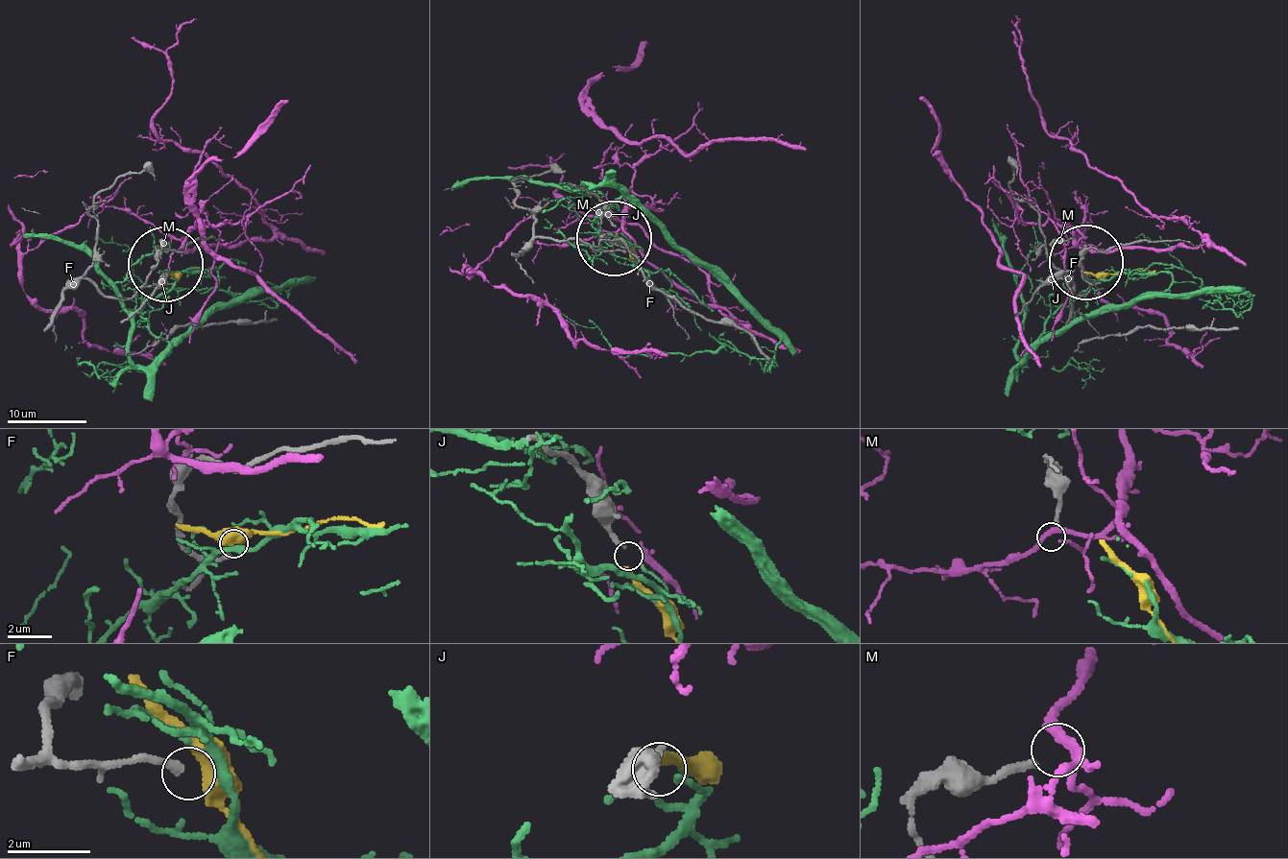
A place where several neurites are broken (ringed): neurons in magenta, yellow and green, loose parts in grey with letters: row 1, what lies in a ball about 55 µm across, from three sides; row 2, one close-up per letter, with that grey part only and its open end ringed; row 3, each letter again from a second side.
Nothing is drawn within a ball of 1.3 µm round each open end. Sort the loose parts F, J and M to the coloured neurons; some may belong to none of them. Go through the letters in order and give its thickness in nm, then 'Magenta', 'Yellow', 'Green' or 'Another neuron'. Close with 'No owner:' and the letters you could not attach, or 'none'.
F: Thickness 200 nm. Another neuron
J: Thickness 190 nm. Yellow
M: Thickness 170 nm. Another neuron
No owner: F, M

